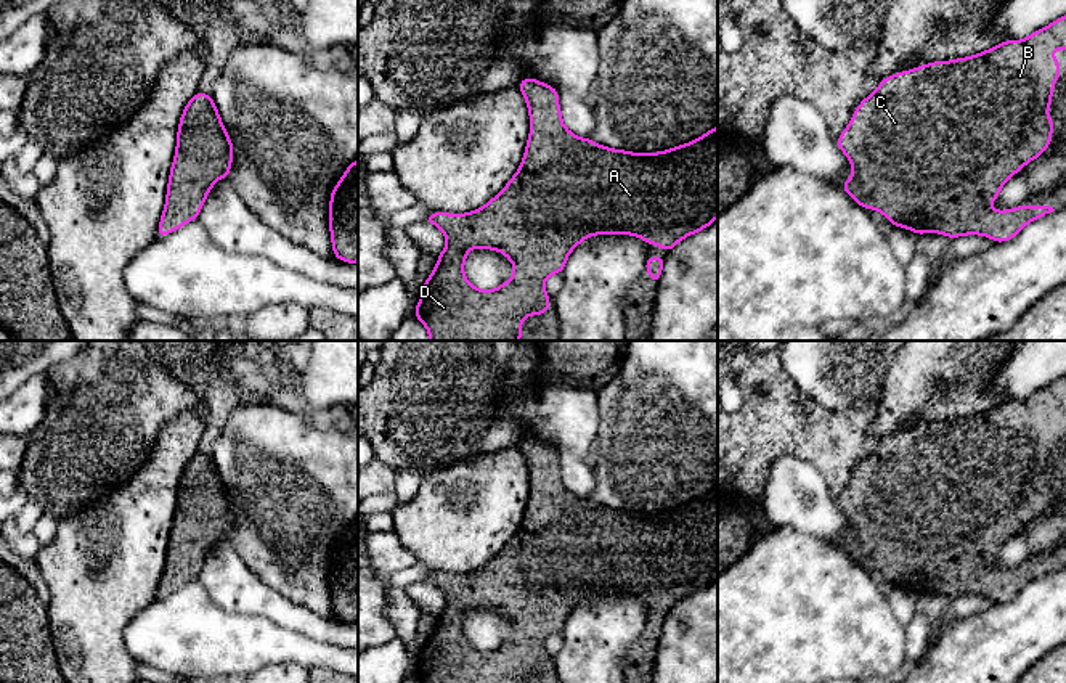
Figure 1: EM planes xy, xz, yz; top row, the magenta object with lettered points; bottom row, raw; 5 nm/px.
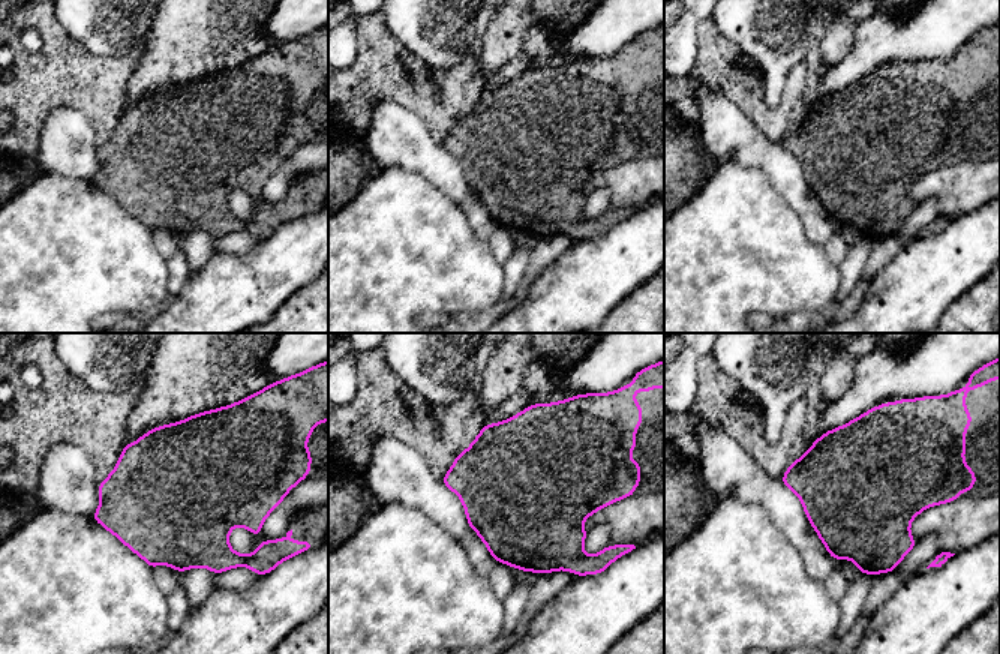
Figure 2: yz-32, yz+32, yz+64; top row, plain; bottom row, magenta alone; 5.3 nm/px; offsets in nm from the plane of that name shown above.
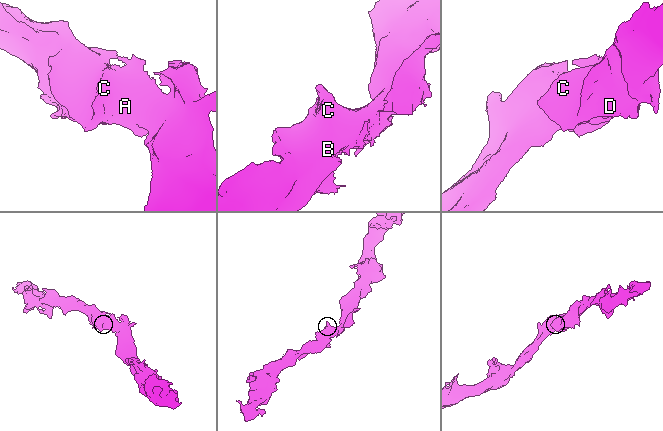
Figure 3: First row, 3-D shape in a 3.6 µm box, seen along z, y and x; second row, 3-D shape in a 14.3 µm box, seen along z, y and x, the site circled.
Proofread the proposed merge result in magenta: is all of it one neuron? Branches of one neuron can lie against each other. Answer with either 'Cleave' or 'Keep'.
Keep

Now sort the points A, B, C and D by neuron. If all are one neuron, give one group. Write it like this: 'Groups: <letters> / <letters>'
Groups: A B C D

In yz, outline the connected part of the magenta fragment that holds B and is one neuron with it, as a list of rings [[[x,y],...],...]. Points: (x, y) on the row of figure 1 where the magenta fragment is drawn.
[[[1066,14],[1045,26],[1042,31],[1039,29],[1032,32],[1024,40],[1005,40],[994,48],[968,58],[934,61],[913,67],[912,71],[902,71],[885,77],[878,88],[861,101],[859,108],[852,112],[851,124],[836,140],[838,148],[846,154],[854,169],[849,180],[841,183],[840,188],[848,191],[864,209],[880,211],[894,227],[910,228],[915,235],[942,233],[950,239],[963,235],[981,235],[992,238],[995,243],[1003,243],[1016,236],[1029,222],[1053,212],[1053,207],[1039,204],[1018,206],[1010,211],[991,209],[991,202],[997,199],[1005,182],[1011,175],[1018,174],[1029,161],[1044,154],[1047,146],[1052,143],[1053,119],[1047,116],[1047,109],[1052,106],[1053,84],[1060,79],[1060,61],[1047,51],[1048,47],[1052,50],[1066,50]]]

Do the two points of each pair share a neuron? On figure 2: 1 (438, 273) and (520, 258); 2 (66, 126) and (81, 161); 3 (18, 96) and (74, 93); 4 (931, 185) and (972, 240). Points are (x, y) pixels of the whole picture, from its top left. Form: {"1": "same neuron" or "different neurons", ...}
{"1": "different neurons", "2": "same neuron", "3": "same neuron", "4": "different neurons"}

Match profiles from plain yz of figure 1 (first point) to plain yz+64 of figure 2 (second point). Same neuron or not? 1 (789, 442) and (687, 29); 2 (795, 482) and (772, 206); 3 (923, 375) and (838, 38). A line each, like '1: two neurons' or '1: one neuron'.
1: two neurons
2: two neurons
3: one neuron

